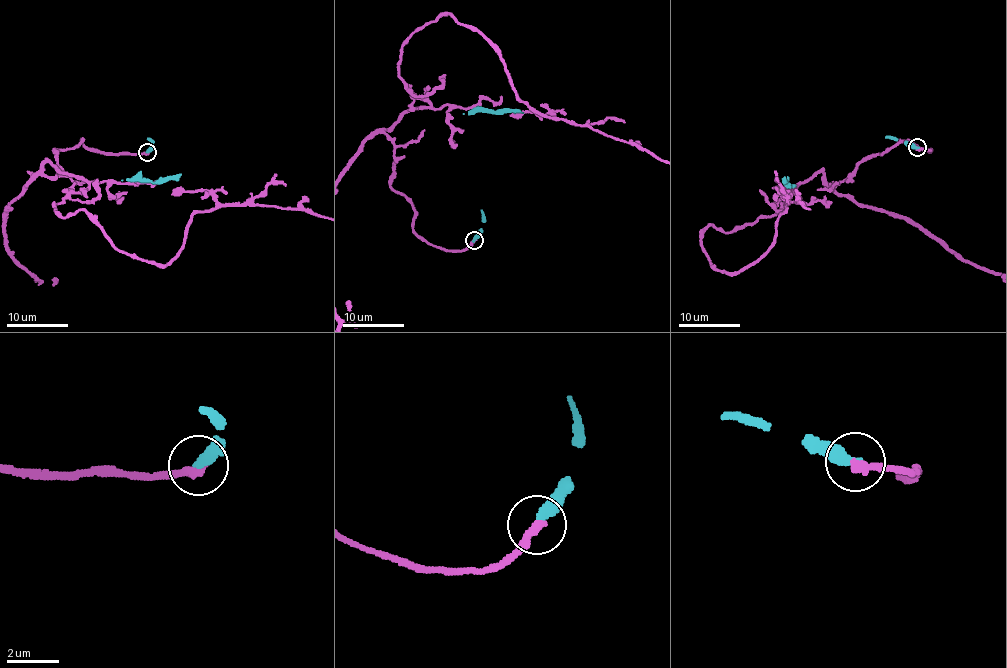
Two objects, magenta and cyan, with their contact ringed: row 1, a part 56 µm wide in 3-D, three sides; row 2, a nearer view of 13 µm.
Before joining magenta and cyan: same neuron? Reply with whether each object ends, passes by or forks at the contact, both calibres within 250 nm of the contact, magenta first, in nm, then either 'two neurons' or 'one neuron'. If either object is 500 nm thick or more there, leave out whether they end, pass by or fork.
magenta ends | cyan ends | 360/400 nm | two neurons

